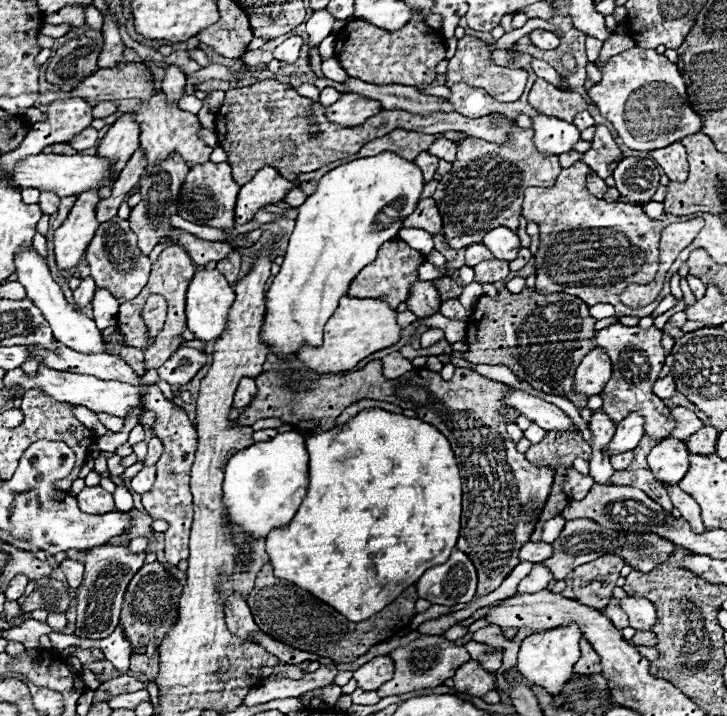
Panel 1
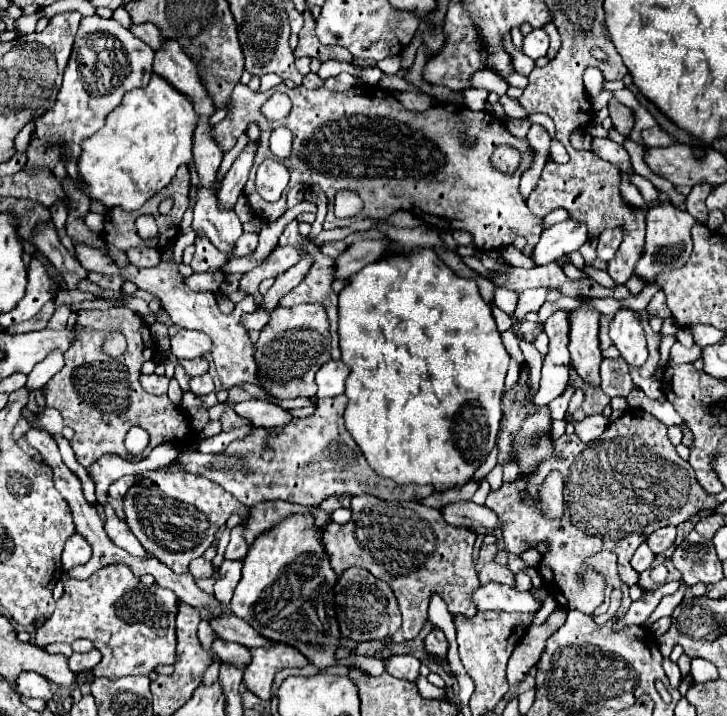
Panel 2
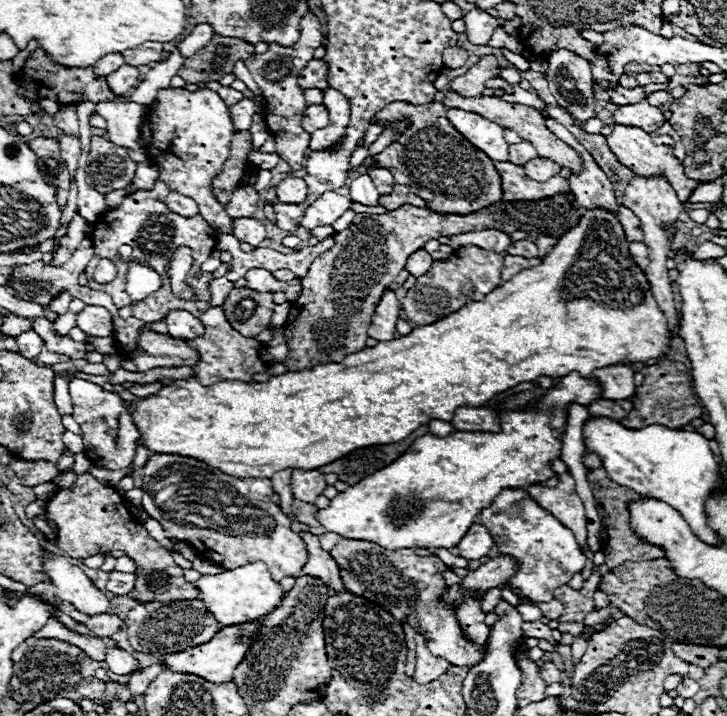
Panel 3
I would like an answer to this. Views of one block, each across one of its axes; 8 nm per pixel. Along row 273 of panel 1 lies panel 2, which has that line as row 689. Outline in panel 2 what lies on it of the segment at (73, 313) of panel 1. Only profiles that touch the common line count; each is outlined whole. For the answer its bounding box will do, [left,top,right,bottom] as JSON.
[16,672,52,700]

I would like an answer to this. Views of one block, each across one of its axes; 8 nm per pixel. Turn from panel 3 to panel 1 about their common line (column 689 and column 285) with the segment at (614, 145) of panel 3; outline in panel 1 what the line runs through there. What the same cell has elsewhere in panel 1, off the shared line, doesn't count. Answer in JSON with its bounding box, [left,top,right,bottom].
[236,166,296,224]

